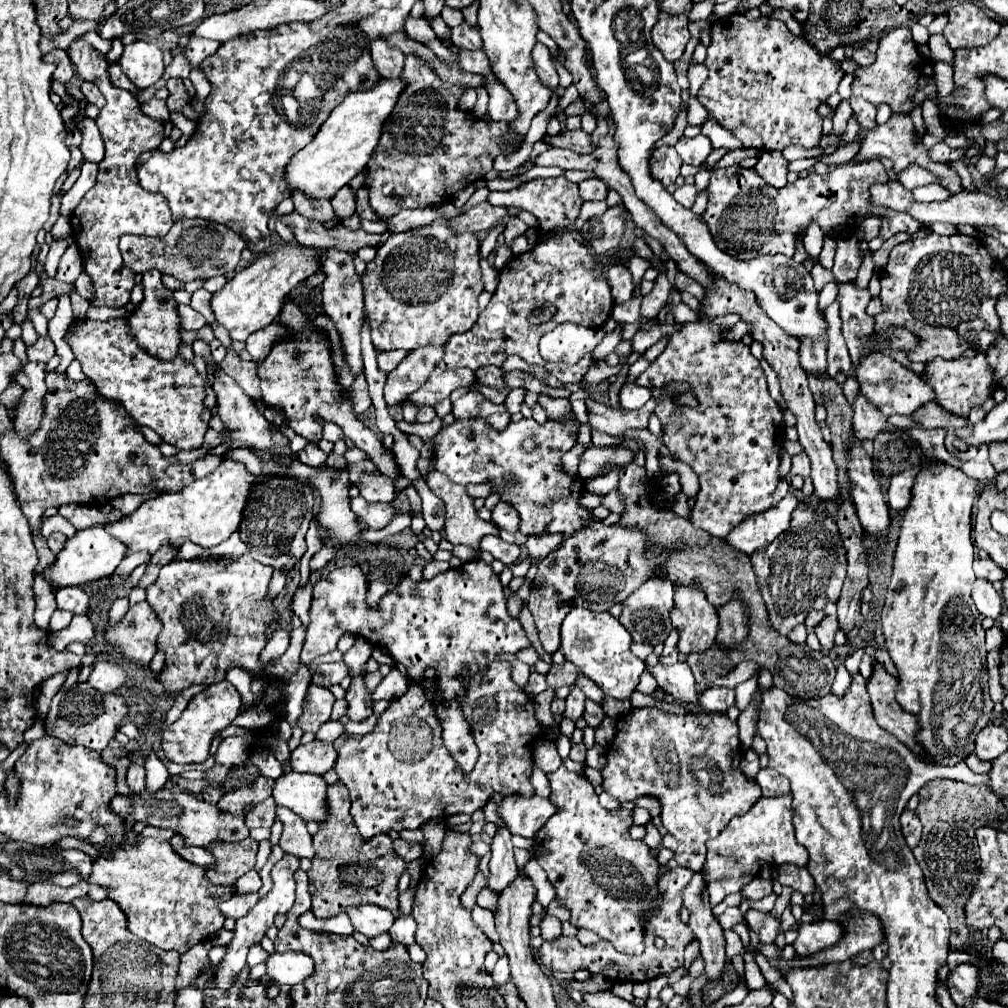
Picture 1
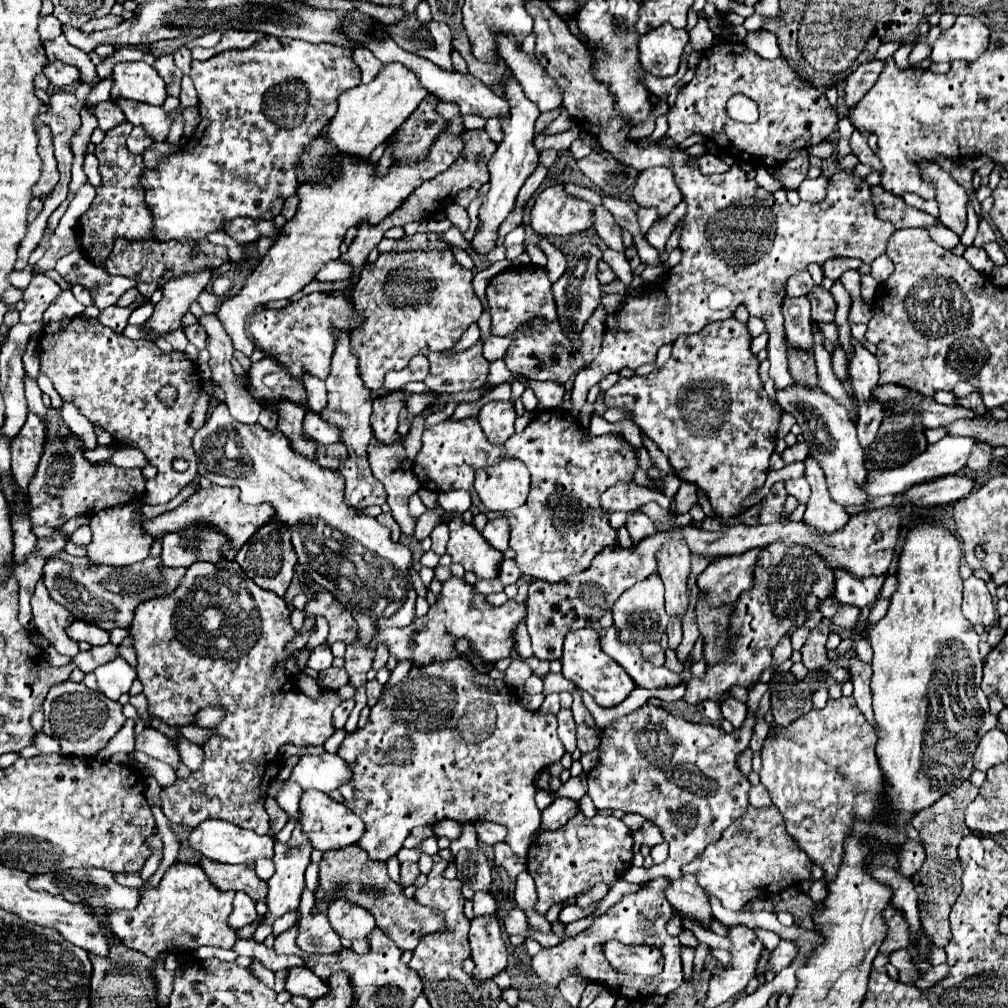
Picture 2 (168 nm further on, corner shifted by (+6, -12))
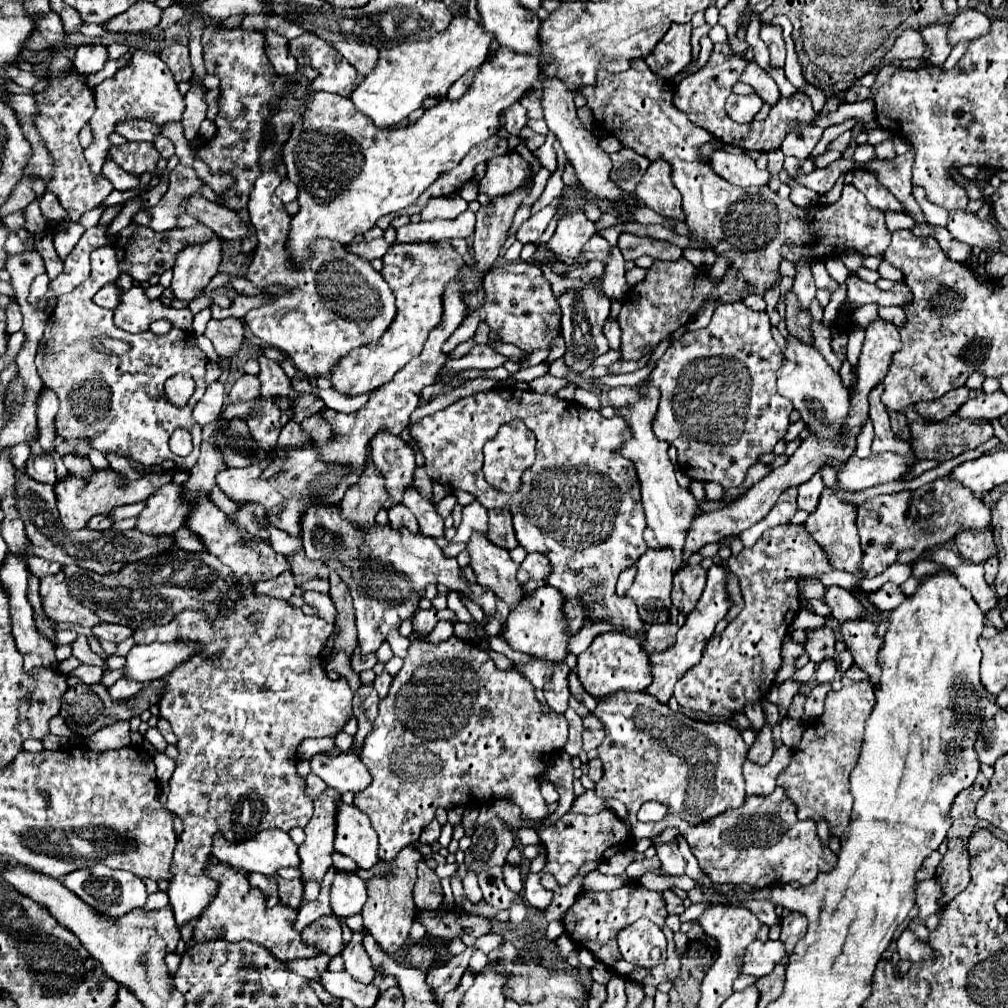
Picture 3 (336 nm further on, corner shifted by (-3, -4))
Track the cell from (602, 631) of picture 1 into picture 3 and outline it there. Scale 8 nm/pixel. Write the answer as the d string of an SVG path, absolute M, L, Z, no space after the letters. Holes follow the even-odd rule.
M605 632L595 636L591 646L577 656L577 674L585 690L597 700L615 692L643 692L651 682L647 652L641 648L637 638L621 632Z

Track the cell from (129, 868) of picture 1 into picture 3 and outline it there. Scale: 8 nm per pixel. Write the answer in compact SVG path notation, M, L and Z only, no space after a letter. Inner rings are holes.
M209 862L205 866L205 876L217 882L217 892L209 906L201 912L201 916L189 920L187 924L193 926L195 938L201 938L197 942L205 940L229 940L229 942L241 942L249 940L253 944L265 946L271 950L281 962L291 958L311 958L317 956L313 948L309 948L301 936L293 930L293 922L297 918L297 912L293 912L289 906L277 904L275 908L265 906L265 896L259 890L253 890L249 886L247 874L233 870L231 866L225 866L221 862Z

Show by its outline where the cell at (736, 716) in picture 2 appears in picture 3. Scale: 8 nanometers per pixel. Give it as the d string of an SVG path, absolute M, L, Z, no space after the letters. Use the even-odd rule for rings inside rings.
M755 702L755 704L747 704L745 706L745 716L749 718L749 722L753 724L753 728L763 728L765 724L765 718L763 718L763 710L761 710L761 704Z

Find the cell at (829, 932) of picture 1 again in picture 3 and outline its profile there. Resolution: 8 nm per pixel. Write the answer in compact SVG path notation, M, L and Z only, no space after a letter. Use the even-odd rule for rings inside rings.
M781 940L753 942L745 952L743 974L767 976L785 956L787 956L787 950Z

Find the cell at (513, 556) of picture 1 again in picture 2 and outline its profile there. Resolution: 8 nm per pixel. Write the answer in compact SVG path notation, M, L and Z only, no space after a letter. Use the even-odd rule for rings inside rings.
M504 559L500 566L500 576L498 579L504 586L516 584L518 580L520 580L520 568L518 568L518 564L515 559Z

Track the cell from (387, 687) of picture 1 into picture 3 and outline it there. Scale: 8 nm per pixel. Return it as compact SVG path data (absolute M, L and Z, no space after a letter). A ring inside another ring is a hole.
M439 622L433 632L427 636L427 642L431 644L441 644L453 636L453 624L451 622Z

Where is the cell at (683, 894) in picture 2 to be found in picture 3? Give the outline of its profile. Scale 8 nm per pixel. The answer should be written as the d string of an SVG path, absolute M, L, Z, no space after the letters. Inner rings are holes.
M669 842L669 844L659 844L657 846L657 856L663 864L663 872L669 874L669 876L683 876L685 874L685 858L681 856L679 848L677 848L677 842Z

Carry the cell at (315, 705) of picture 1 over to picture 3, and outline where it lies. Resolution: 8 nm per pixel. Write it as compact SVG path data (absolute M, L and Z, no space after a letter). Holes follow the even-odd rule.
M249 576L239 578L237 584L241 586L241 598L223 600L213 620L209 620L205 610L191 608L177 614L166 625L137 628L133 635L136 644L192 640L200 642L202 647L198 654L162 677L165 692L159 702L159 716L171 724L179 738L179 758L175 760L177 768L171 776L171 792L167 798L167 808L185 822L185 832L175 846L167 890L179 928L205 910L217 888L217 882L201 874L211 852L213 834L221 832L229 840L241 840L251 838L261 832L261 828L279 828L285 832L295 826L303 828L313 816L313 802L305 796L305 780L299 778L293 768L297 762L297 746L305 738L337 736L353 716L353 692L347 680L339 678L333 682L321 668L321 648L333 632L333 626L323 618L305 616L301 608L291 606L287 600L265 594L257 596ZM265 762L269 766L273 762L275 768L265 768ZM279 762L285 762L285 768L279 768Z

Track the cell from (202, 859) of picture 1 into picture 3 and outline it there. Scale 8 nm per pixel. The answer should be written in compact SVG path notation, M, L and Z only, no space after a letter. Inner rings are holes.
M273 874L271 878L277 880L277 886L279 886L279 898L281 898L281 904L287 904L289 908L297 908L299 902L303 900L303 886L299 880L285 880L277 874Z

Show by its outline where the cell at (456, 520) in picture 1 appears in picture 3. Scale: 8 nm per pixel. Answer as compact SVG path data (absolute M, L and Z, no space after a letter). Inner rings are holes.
M473 532L467 542L467 552L471 558L471 568L481 586L491 588L497 596L513 606L525 596L515 578L519 564L511 560L505 548L501 550L501 546L489 542L483 532Z

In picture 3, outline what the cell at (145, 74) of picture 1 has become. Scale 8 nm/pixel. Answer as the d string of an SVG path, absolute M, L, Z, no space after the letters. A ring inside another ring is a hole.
M143 50L133 52L125 68L121 68L113 78L107 78L95 88L95 106L97 110L91 118L93 144L85 150L85 160L89 162L93 176L101 176L101 166L111 148L111 142L107 140L107 136L113 132L115 122L129 120L129 118L147 118L153 124L161 126L165 122L181 120L181 114L185 110L183 96L179 94L167 64L157 54L143 52Z

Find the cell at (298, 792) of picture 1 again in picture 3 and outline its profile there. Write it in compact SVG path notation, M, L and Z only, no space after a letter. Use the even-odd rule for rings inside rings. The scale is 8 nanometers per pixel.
M337 802L335 850L357 862L359 868L371 868L377 858L377 834L371 820L357 806Z

